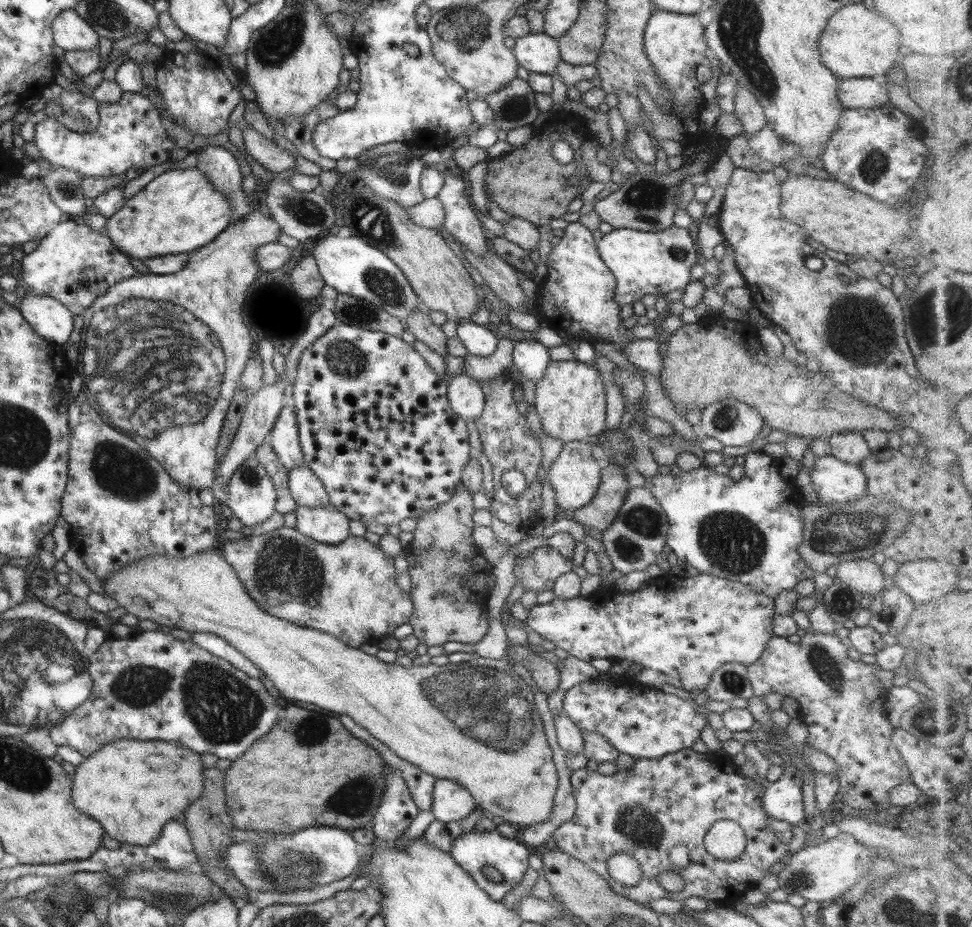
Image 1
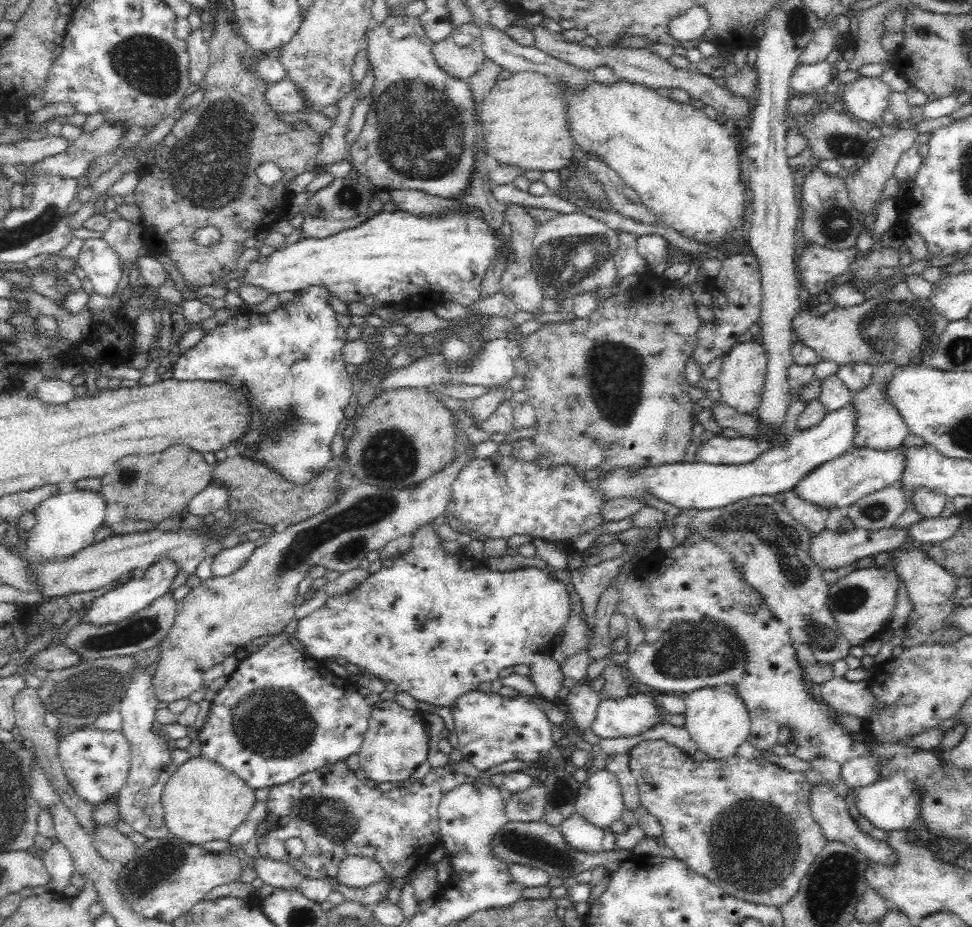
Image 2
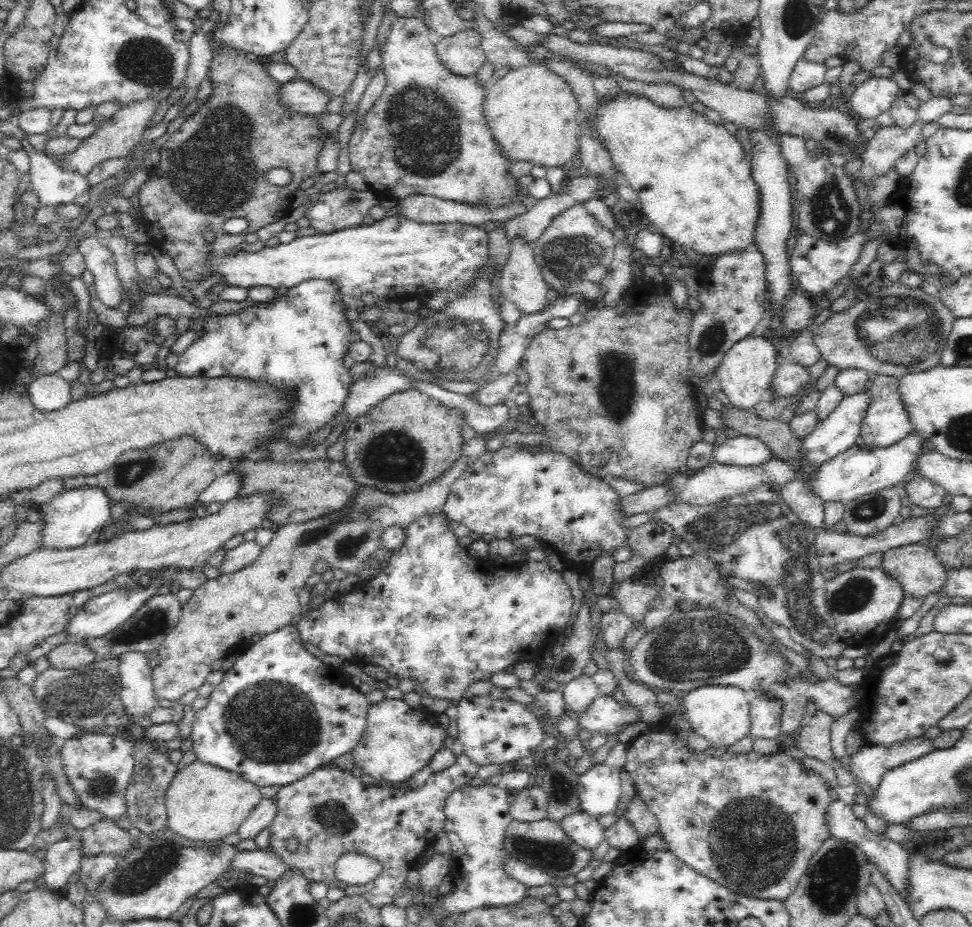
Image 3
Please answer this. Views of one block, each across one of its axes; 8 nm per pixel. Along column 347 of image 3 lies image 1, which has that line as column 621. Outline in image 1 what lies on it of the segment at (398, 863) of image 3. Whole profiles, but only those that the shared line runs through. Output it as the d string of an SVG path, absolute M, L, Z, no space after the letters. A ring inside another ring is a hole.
M690 748L681 749L673 754L646 759L635 759L635 763L622 771L615 771L613 775L601 775L597 771L589 771L585 767L571 771L570 789L576 802L576 809L568 822L563 822L551 835L556 848L580 860L590 871L604 878L609 888L618 895L624 896L638 905L649 904L653 899L670 898L671 900L685 900L689 896L710 899L719 905L739 901L747 890L768 872L769 866L790 852L796 852L804 846L808 835L801 829L795 829L796 840L792 845L781 844L777 836L765 822L765 813L757 799L759 775L755 779L746 778L733 763L731 757L722 753L707 751L697 753ZM716 820L730 820L736 822L744 831L746 841L740 858L725 862L715 860L703 848L703 838L708 828ZM681 845L687 850L688 864L678 867L669 859L669 850ZM613 854L627 854L637 860L641 868L639 886L626 887L615 882L607 874L606 860ZM661 872L675 872L683 880L683 889L677 892L667 892L657 883L657 874Z

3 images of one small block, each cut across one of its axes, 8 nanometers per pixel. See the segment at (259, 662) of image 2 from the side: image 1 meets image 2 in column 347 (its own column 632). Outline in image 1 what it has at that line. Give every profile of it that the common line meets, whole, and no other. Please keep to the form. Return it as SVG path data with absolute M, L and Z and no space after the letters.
M617 678L600 684L589 680L565 692L562 712L579 730L603 736L617 752L631 758L654 759L673 754L690 746L699 738L707 721L703 712L708 700L704 690L691 690L691 700L681 700L659 689L647 688L637 682Z

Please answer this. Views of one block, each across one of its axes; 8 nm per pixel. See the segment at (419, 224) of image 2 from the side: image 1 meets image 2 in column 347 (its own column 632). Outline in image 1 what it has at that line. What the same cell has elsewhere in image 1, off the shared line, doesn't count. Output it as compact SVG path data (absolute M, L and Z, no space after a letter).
M675 224L659 232L612 229L598 240L596 247L599 258L615 277L613 301L619 306L632 304L644 294L663 296L672 290L683 290L690 282L689 270L699 256L687 228Z

